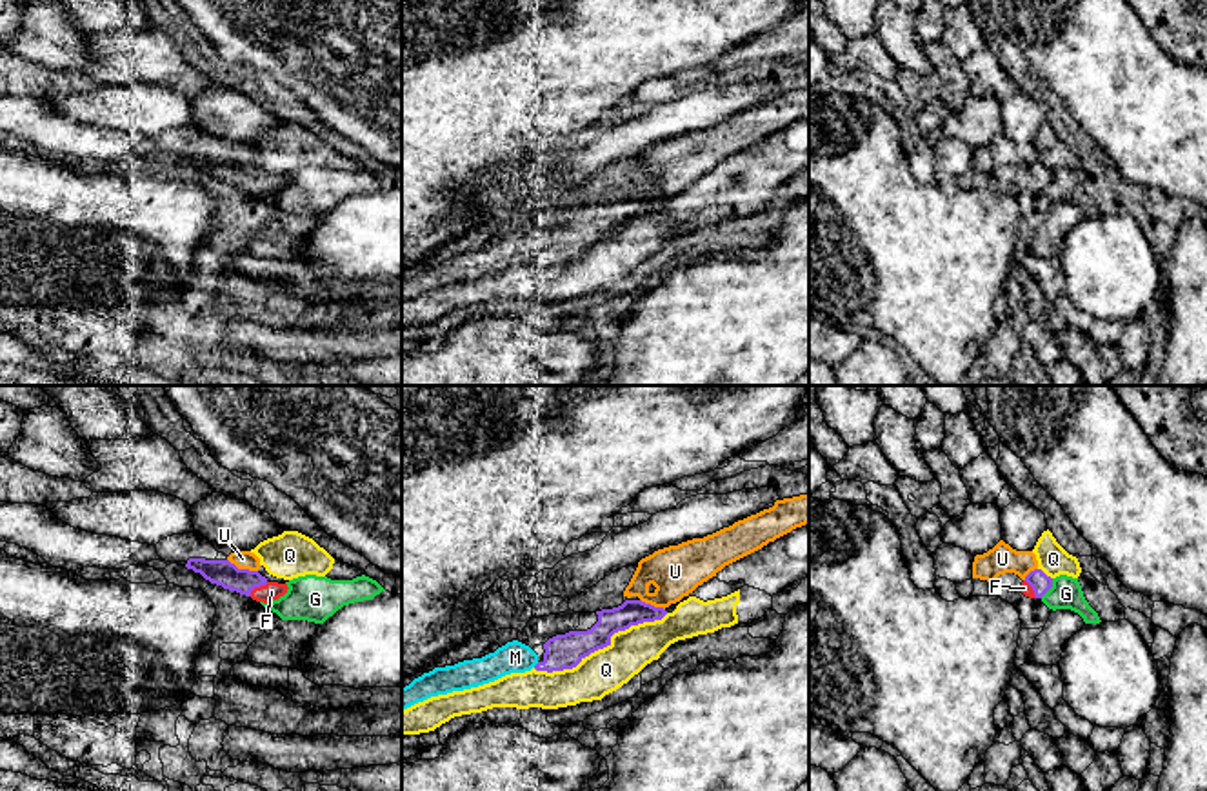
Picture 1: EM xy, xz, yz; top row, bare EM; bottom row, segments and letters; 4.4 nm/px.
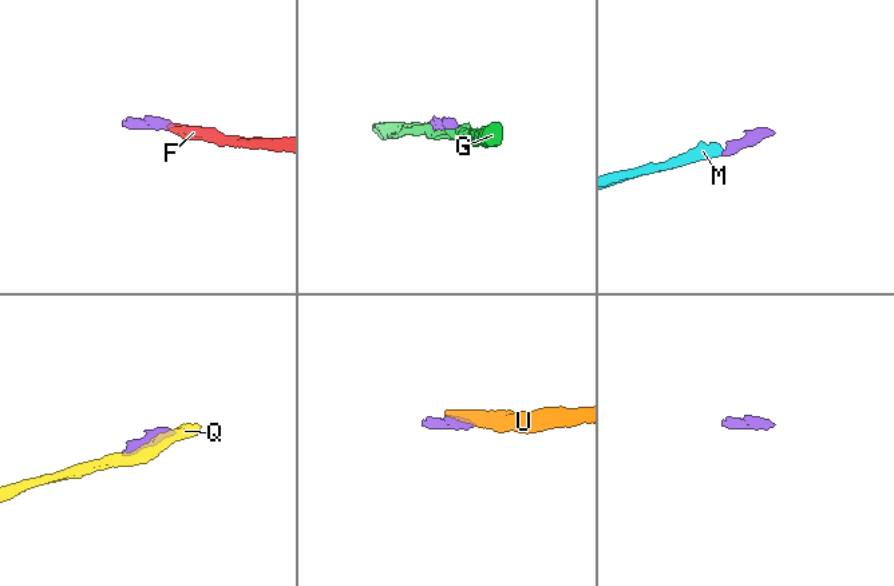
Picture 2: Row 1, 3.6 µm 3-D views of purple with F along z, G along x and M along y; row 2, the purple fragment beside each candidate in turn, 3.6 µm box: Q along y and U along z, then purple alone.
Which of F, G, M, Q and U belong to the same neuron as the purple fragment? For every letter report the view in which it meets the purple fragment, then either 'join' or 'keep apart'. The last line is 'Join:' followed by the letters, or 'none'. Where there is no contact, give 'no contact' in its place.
F: meets purple in xy; join
G: meets purple in yz; keep apart
M: meets purple in xz; join
Q: meets purple in xz; keep apart
U: meets purple in xy; keep apart
Join: F, M

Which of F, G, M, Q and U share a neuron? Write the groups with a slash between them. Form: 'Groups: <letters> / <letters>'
Groups: F M / G / Q / U

